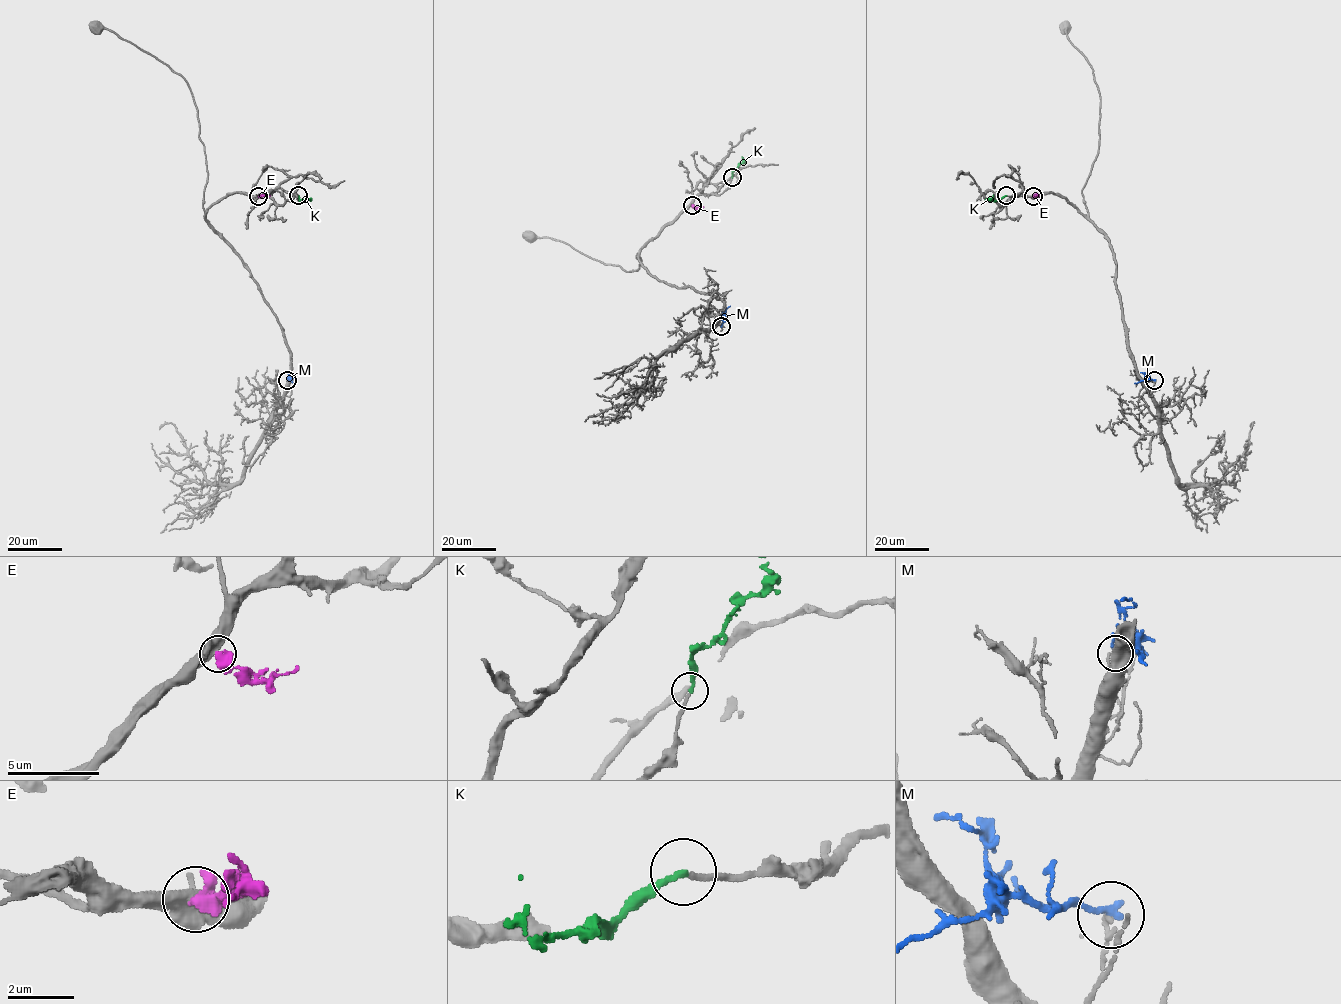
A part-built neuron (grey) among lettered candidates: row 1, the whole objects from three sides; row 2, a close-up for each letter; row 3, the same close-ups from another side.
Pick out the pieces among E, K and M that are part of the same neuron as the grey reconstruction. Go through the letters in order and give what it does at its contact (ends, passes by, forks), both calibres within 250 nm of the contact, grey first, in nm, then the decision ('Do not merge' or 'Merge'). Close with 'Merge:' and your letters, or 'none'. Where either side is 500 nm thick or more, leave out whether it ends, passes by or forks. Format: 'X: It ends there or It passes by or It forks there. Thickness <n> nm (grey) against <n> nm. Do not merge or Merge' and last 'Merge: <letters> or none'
E: Thickness 550 nm (grey) against 550 nm. Do not merge
K: It ends there. Thickness 160 nm (grey) against 180 nm. Merge
M: It ends there. Thickness 180 nm (grey) against 240 nm. Do not merge
Merge: K

